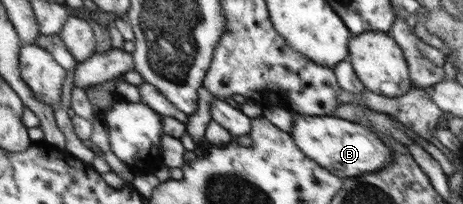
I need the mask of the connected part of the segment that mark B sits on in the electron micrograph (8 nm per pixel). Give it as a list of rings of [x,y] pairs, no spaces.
[[[298,115],[293,119],[292,130],[289,133],[298,149],[307,158],[343,180],[376,172],[392,162],[392,151],[386,147],[384,140],[378,140],[376,134],[372,134],[361,124],[358,126],[358,122],[334,115],[322,117]]]

